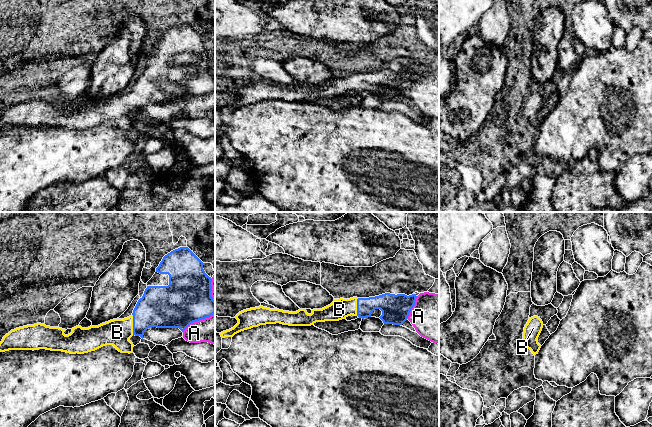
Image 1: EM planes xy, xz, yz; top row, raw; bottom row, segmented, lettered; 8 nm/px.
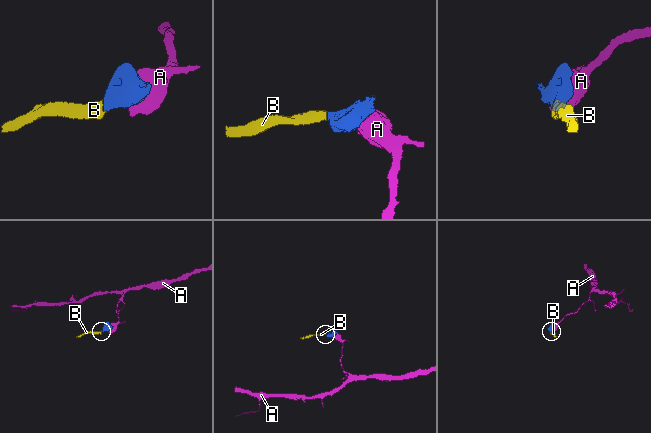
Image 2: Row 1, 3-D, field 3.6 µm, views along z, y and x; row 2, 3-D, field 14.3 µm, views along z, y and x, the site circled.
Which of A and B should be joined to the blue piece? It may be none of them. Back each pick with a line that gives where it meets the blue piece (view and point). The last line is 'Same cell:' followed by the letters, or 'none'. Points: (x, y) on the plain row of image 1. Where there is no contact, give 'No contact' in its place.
B: Touches blue at xy (133, 100)
Same cell: B

